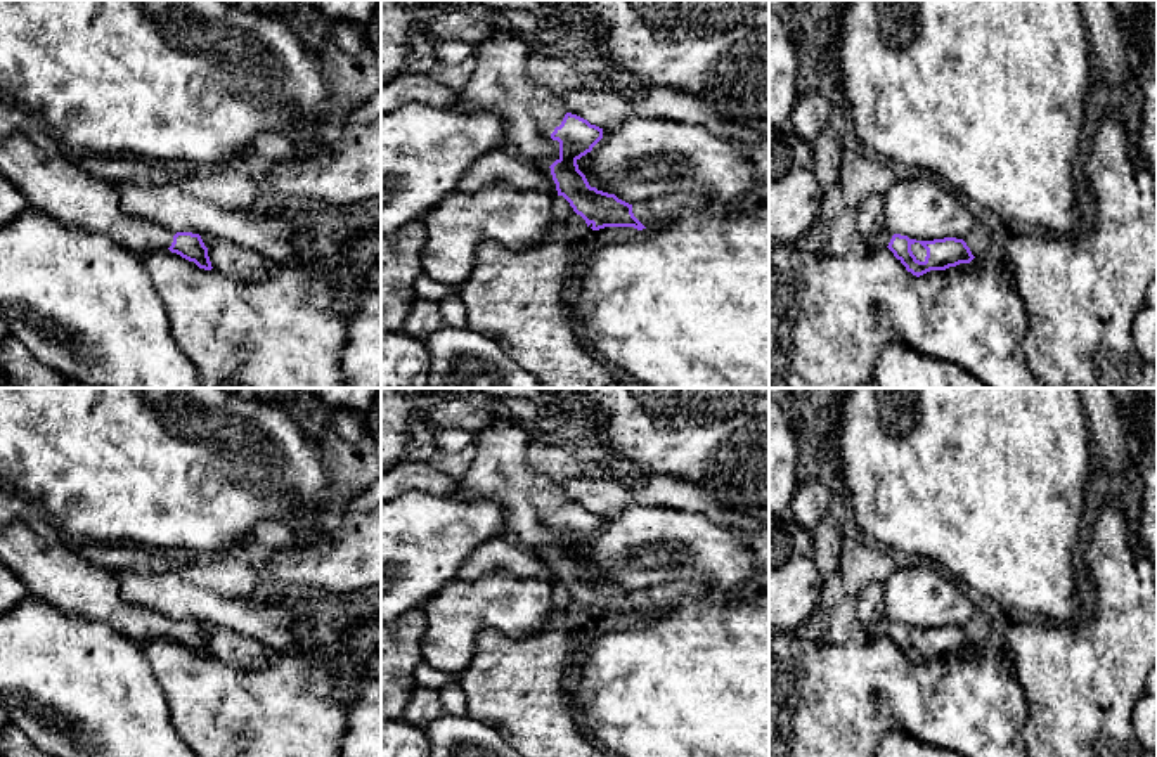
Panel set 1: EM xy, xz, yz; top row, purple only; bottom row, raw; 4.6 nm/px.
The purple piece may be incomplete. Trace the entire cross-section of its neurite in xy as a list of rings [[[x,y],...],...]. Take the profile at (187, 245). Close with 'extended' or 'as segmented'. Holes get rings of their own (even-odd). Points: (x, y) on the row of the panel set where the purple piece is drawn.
[[[16,133],[0,144],[0,173],[23,192],[31,208],[66,227],[104,234],[140,256],[151,249],[170,249],[199,269],[213,269],[199,234],[173,234],[125,213],[111,182],[87,173],[68,151],[38,133]]]; extended

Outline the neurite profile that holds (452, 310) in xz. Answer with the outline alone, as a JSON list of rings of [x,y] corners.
[[[459,294],[449,296],[438,303],[440,315],[445,326],[466,327],[466,307]]]

